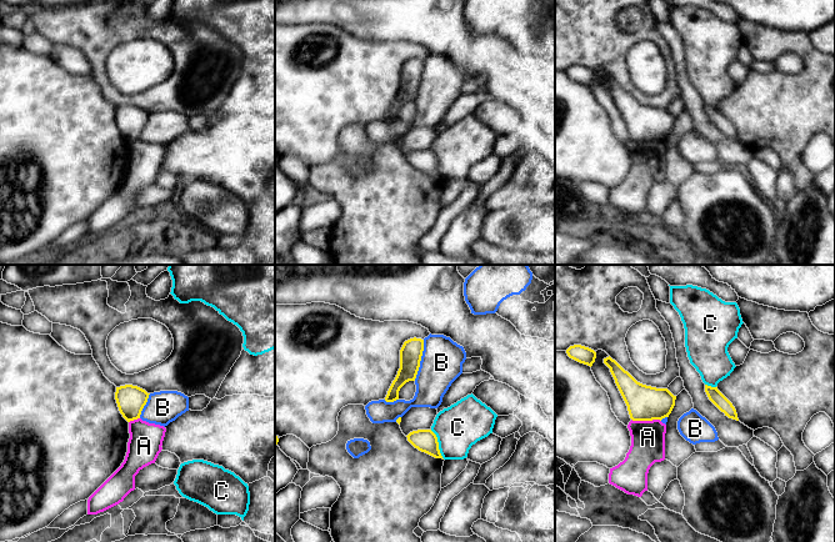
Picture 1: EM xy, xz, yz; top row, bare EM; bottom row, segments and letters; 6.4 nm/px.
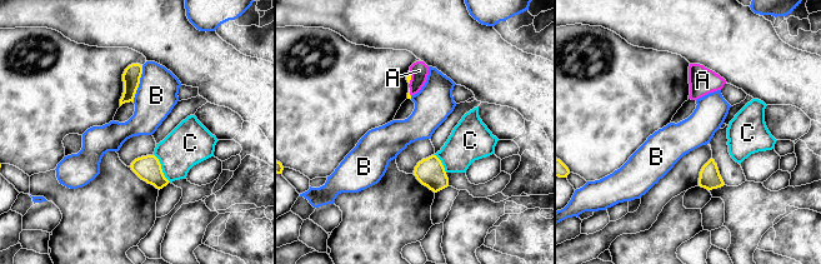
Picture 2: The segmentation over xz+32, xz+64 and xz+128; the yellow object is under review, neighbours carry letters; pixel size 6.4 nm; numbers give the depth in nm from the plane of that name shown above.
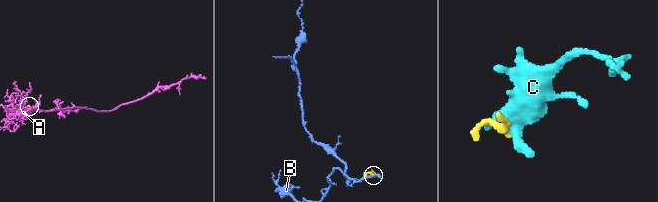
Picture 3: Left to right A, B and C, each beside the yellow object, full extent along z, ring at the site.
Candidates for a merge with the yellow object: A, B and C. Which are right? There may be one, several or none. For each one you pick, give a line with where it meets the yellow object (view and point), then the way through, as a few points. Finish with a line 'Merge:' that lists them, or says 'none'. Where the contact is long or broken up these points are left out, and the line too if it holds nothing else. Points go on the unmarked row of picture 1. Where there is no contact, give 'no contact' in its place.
Merge: none

